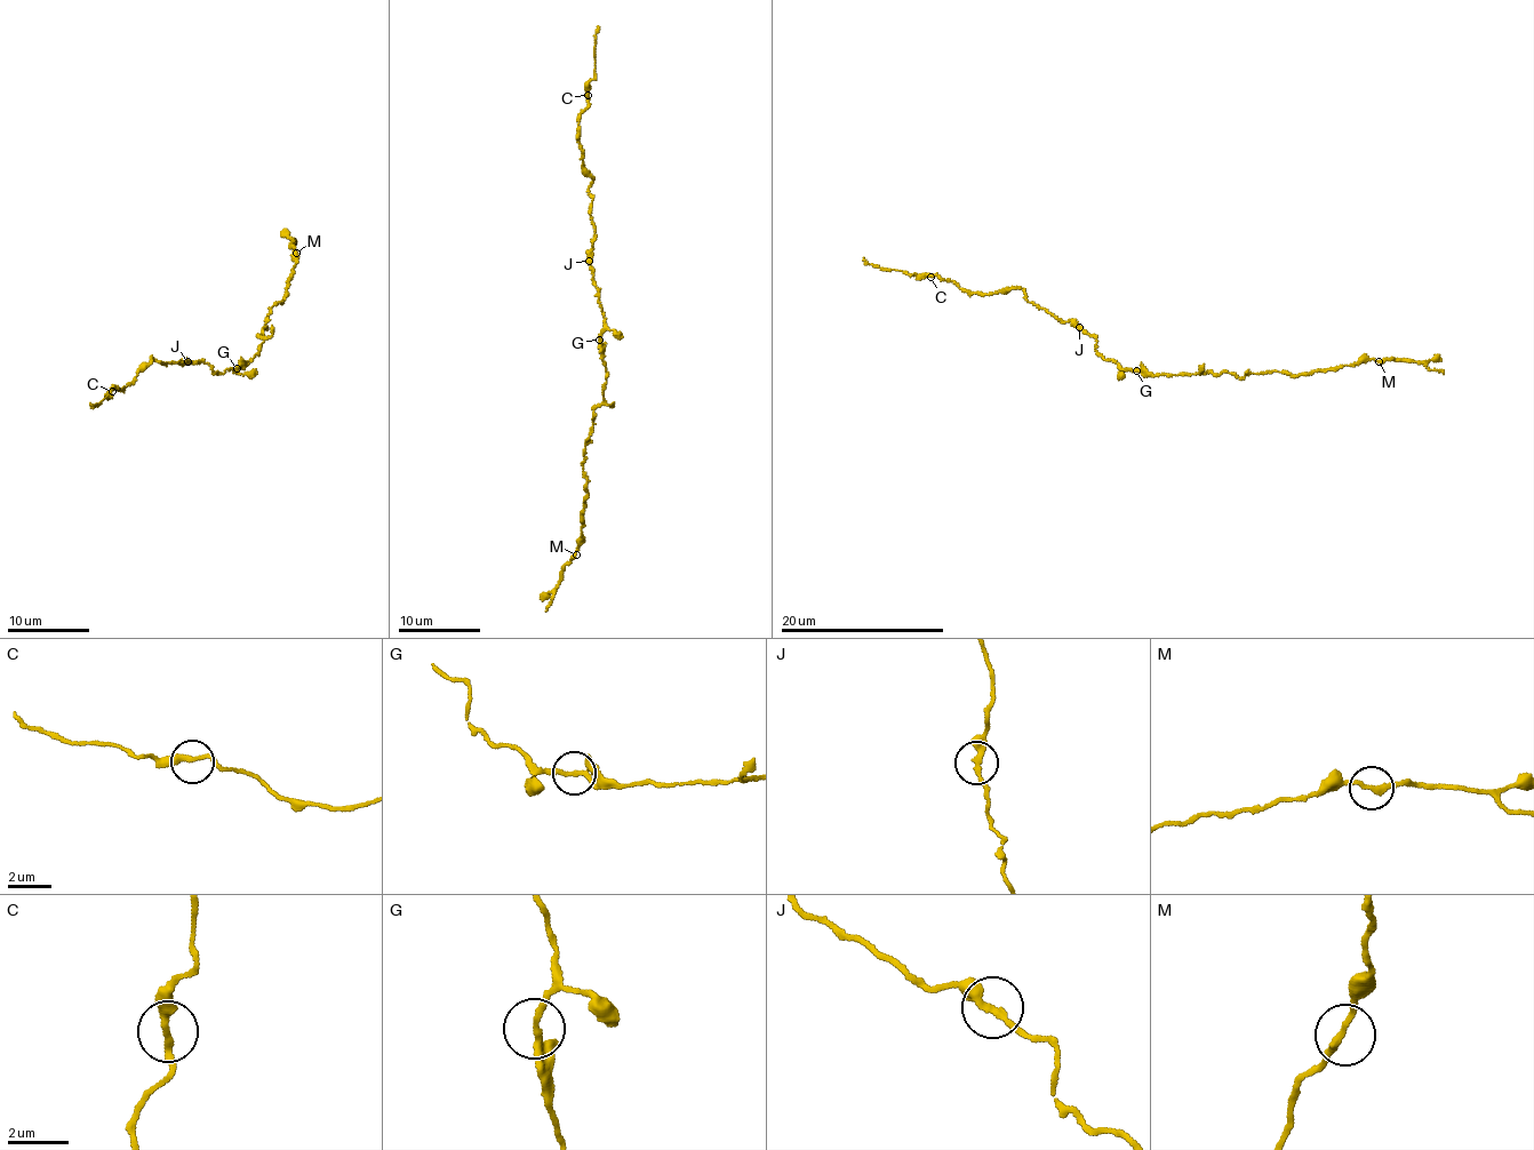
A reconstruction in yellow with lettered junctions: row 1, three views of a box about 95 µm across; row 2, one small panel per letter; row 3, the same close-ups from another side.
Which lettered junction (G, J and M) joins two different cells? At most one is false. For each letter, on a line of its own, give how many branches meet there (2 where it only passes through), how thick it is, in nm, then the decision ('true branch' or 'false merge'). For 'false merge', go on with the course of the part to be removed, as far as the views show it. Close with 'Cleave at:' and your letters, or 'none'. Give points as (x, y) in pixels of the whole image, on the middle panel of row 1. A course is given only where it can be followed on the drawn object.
G: branches 2; calibre 200 nm; true branch
J: branches 2; calibre 280 nm; true branch
M: branches 2; calibre 240 nm; true branch
Cleave at: none

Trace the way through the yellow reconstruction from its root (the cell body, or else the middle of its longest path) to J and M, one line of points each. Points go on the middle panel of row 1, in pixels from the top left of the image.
J: (601, 334), (605, 319), (589, 260)
M: (601, 334), (606, 383), (604, 401), (593, 409), (592, 432), (585, 444), (583, 474), (588, 497), (576, 554)

